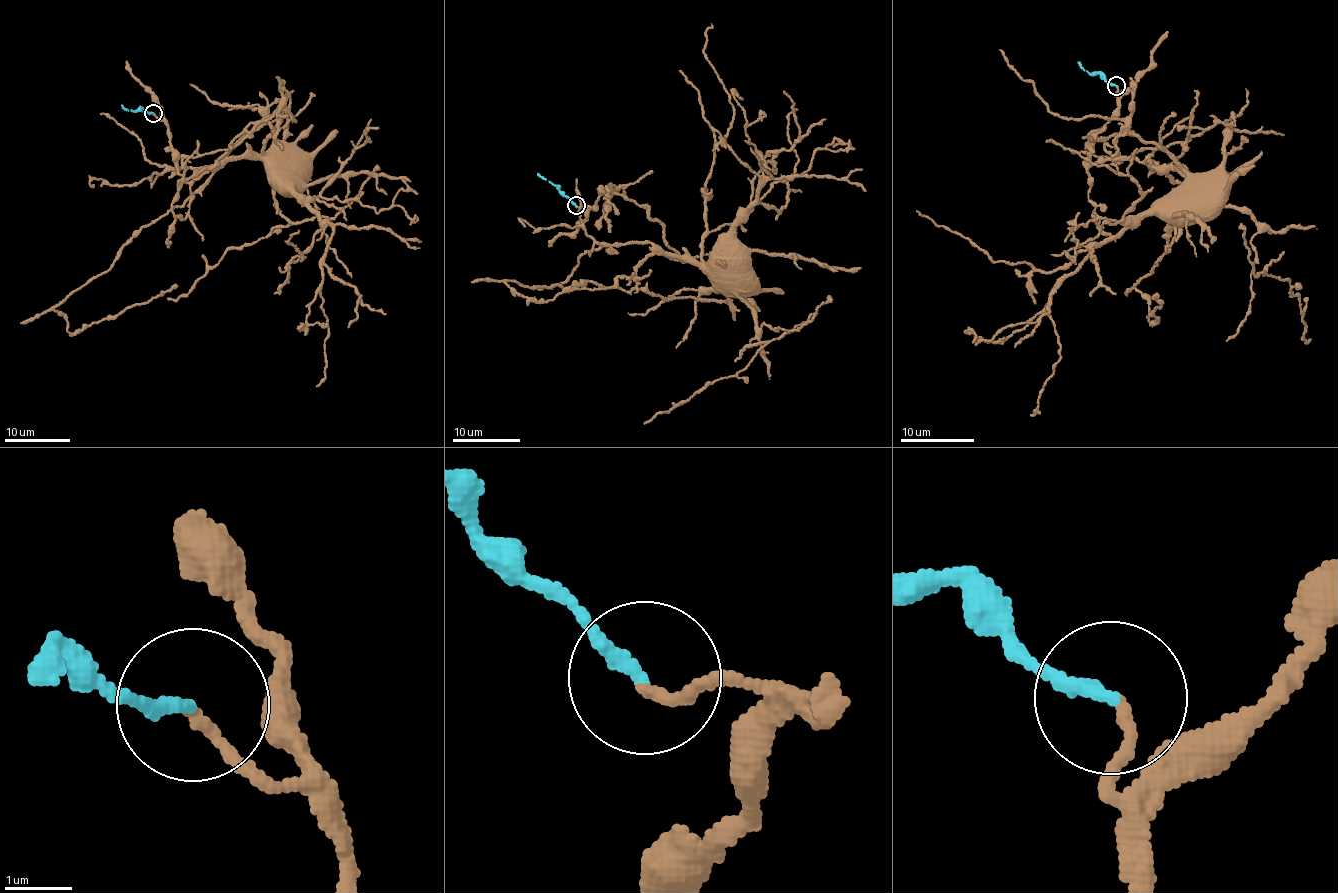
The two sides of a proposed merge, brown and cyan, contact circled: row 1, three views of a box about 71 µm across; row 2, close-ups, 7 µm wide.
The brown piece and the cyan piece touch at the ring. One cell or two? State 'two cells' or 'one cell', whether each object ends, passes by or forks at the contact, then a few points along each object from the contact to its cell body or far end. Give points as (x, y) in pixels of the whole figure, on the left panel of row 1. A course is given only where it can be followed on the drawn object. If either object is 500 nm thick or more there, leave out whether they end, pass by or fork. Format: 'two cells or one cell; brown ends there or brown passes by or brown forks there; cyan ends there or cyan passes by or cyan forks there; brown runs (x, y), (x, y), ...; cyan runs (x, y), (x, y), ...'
two cells; brown ends there; cyan ends there; brown runs (153, 113), (165, 122), (184, 177), (213, 167), (236, 136), (246, 132), (227, 155), (254, 155), (287, 184); cyan runs (153, 113), (139, 109), (126, 109), (122, 106)

